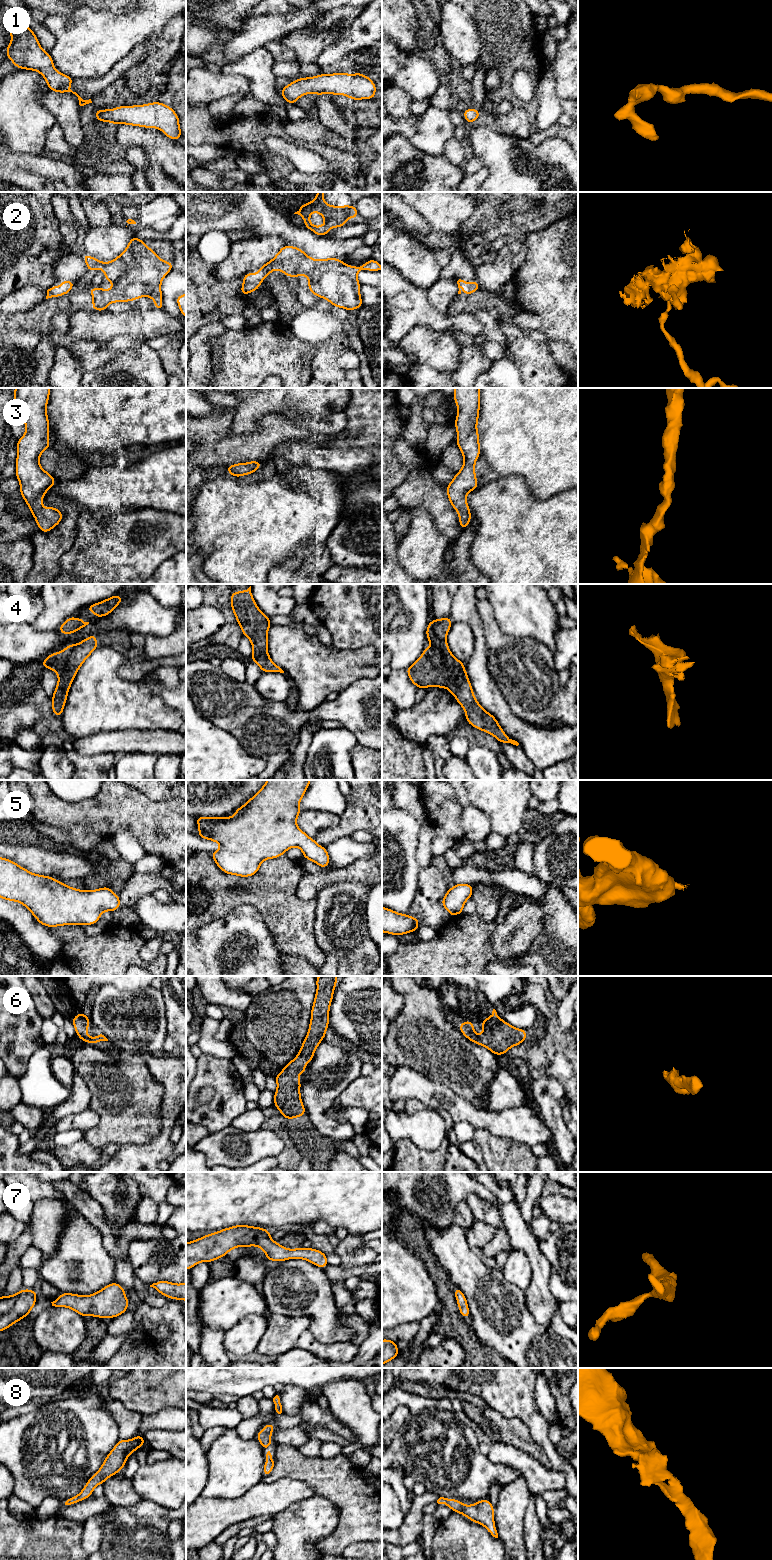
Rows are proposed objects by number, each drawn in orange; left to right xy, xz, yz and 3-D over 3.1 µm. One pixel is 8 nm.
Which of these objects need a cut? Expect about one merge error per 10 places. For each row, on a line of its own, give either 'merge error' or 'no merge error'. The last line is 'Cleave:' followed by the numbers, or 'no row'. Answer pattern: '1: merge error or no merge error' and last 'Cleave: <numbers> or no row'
1: no merge error
2: no merge error
3: no merge error
4: no merge error
5: no merge error
6: no merge error
7: no merge error
8: no merge error
Cleave: no row

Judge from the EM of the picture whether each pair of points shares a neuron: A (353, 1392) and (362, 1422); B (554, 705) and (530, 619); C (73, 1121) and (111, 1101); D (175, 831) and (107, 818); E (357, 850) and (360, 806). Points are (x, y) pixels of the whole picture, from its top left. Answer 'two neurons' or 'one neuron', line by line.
A: one neuron
B: two neurons
C: two neurons
D: one neuron
E: two neurons

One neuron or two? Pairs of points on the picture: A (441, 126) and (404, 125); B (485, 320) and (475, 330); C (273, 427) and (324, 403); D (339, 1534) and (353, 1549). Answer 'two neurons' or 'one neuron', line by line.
A: one neuron
B: two neurons
C: two neurons
D: two neurons

